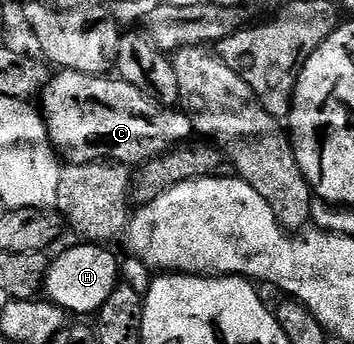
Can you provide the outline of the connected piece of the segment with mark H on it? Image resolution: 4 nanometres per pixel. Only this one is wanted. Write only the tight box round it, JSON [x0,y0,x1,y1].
[43,243,120,315]

